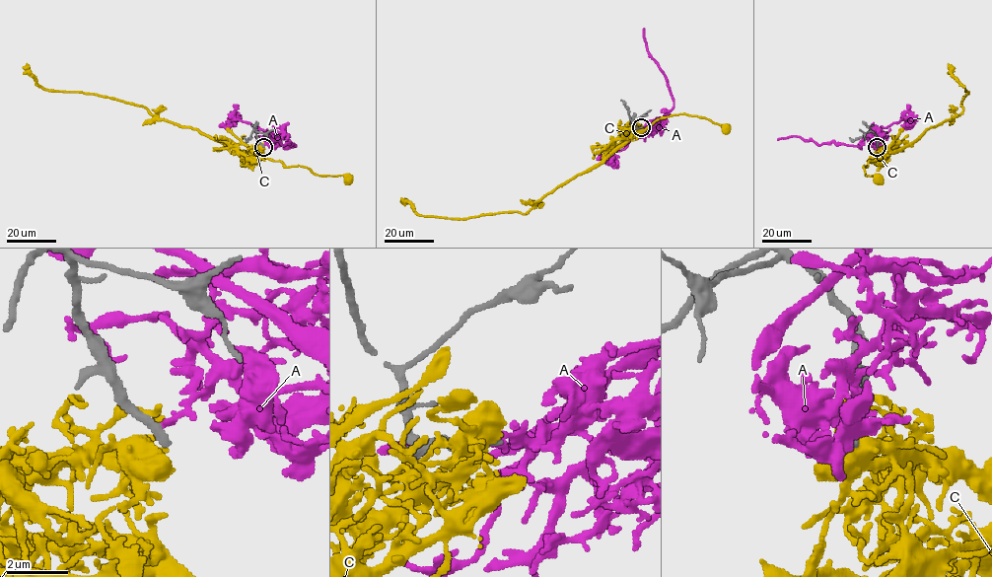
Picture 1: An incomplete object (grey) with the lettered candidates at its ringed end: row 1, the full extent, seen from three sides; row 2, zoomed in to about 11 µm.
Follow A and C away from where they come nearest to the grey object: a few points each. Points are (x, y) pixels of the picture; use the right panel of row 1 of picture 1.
A: (878, 145), (876, 141), (869, 140), (869, 134), (860, 146), (832, 142), (817, 144), (796, 136), (777, 140)
C: (878, 144), (882, 145), (881, 156), (864, 168), (866, 176), (874, 175), (876, 180), (878, 180)

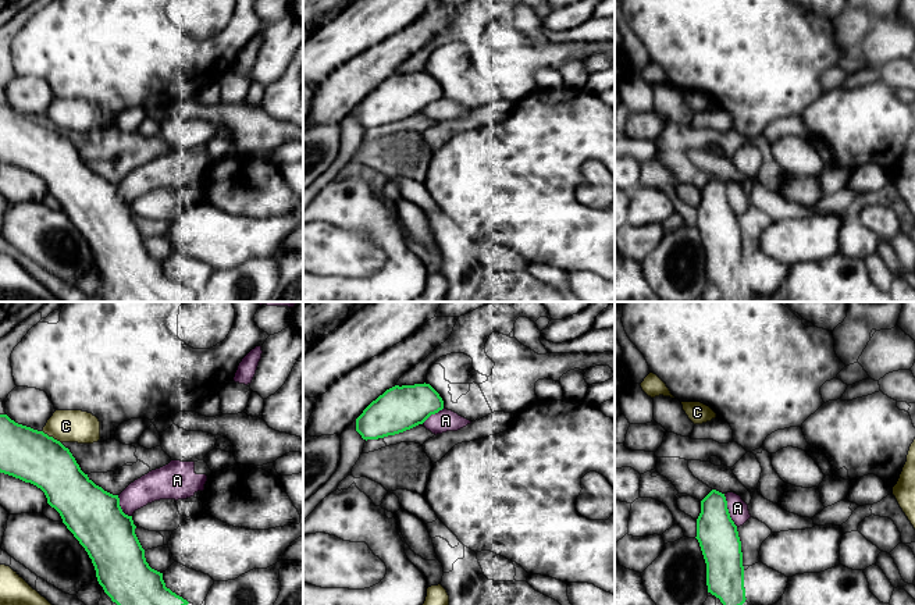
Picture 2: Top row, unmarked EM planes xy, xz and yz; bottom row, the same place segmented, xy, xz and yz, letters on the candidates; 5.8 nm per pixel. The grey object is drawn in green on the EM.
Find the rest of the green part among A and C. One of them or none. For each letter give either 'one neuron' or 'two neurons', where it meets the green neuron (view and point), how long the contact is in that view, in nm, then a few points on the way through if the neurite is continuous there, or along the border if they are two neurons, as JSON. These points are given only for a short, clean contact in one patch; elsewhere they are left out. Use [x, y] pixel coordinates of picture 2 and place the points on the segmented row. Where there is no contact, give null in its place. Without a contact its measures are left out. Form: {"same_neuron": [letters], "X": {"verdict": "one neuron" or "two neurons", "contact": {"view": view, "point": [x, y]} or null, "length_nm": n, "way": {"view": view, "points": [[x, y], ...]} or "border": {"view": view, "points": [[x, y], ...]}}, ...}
{"same_neuron": [], "A": {"verdict": "two neurons", "contact": {"view": "yz", "point": [727, 511]}, "length_nm": 200, "border": {"view": "yz", "points": [[723, 494], [729, 516], [737, 526]]}}, "C": {"verdict": "two neurons", "contact": {"view": "xy", "point": [52, 437]}, "length_nm": 130, "border": {"view": "xy", "points": [[42, 430], [60, 442]]}}}

